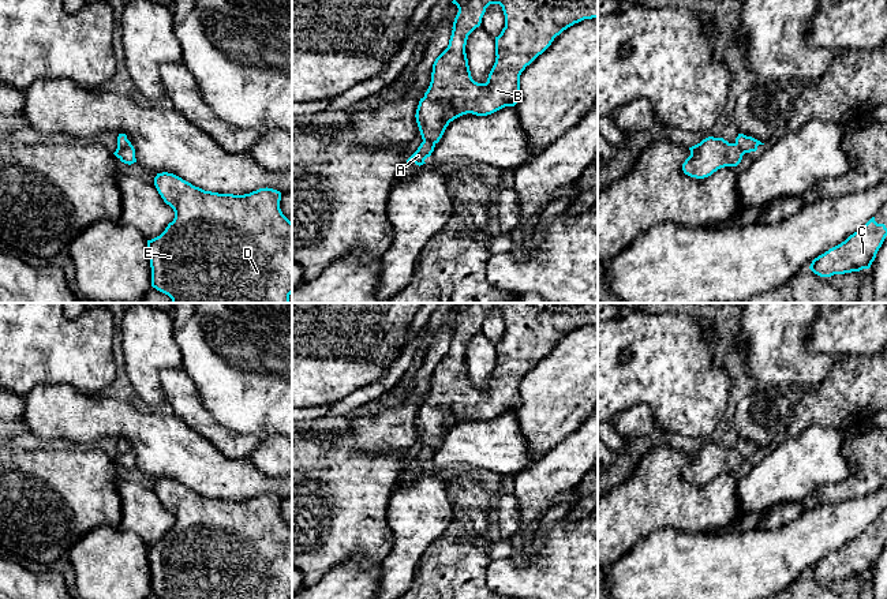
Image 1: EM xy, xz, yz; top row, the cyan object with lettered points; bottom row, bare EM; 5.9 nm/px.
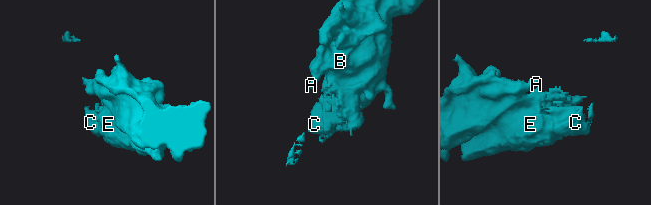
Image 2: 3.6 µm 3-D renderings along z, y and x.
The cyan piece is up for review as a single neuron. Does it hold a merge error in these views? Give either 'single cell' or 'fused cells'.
fused cells

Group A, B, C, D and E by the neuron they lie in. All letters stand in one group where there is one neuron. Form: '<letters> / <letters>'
A / B C D E

